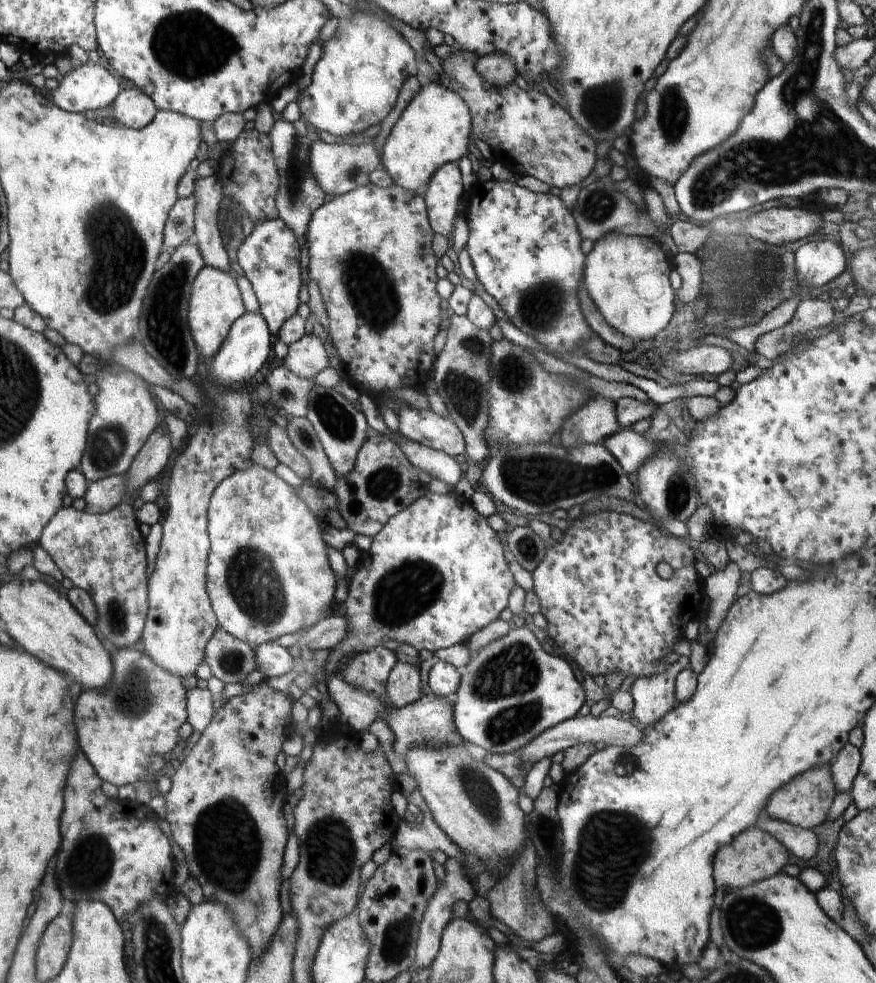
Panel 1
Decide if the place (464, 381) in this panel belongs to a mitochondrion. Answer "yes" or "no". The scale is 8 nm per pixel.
yes

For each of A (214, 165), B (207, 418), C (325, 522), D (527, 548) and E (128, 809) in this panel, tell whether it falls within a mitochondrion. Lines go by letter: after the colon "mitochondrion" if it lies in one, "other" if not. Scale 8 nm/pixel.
A: other
B: other
C: other
D: mitochondrion
E: other

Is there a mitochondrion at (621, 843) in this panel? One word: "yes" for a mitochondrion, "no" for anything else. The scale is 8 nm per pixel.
yes

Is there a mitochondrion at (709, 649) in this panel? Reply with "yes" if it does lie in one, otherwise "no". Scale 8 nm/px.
no

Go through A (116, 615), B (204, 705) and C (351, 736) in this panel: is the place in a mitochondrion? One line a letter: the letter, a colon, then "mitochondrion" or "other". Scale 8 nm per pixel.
A: mitochondrion
B: other
C: other

